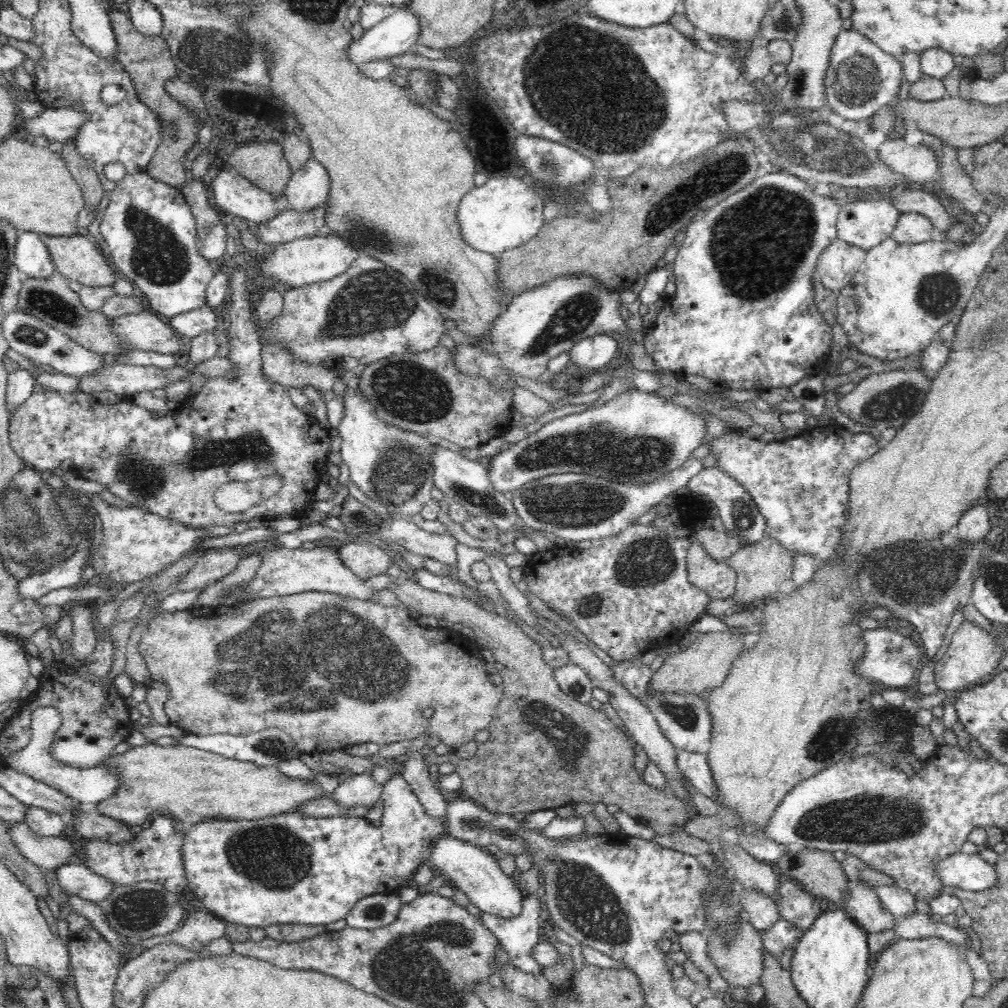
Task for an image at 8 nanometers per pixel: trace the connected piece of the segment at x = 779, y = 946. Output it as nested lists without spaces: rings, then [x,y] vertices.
[[[778,920],[770,930],[762,932],[763,948],[776,959],[782,959],[785,951],[795,947],[803,936],[802,931],[786,920]]]

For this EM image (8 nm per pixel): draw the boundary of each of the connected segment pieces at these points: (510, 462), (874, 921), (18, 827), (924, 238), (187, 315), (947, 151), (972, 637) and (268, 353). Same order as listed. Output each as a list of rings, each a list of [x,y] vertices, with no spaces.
[[[634,389],[618,394],[616,398],[599,408],[552,420],[538,432],[526,436],[524,440],[505,446],[502,452],[485,463],[488,466],[488,477],[492,487],[505,494],[511,494],[528,482],[550,474],[562,473],[590,474],[625,484],[648,484],[685,464],[690,458],[690,453],[704,444],[706,434],[705,420],[694,410],[677,406],[655,393]]]
[[[851,884],[842,904],[845,912],[868,934],[888,931],[895,927],[897,919],[880,903],[876,891],[868,884]]]
[[[26,822],[11,823],[9,835],[18,850],[43,871],[80,860],[78,847],[76,849],[74,843],[62,836],[39,835]]]
[[[902,213],[891,238],[900,244],[920,244],[932,240],[932,221],[922,214]]]
[[[207,304],[171,316],[167,321],[180,338],[192,338],[193,340],[198,335],[214,331],[216,328],[216,314]]]
[[[927,132],[922,134],[922,143],[931,148],[936,155],[942,177],[940,188],[947,196],[957,200],[966,208],[966,212],[972,212],[972,215],[990,214],[993,210],[992,205],[986,203],[985,198],[974,188],[971,176],[958,162],[958,148],[946,144]]]
[[[964,620],[953,634],[945,655],[935,664],[933,676],[938,689],[952,696],[960,690],[984,682],[993,675],[999,665],[1001,654],[1001,642],[995,636]]]
[[[264,340],[261,357],[263,375],[285,387],[296,387],[302,390],[306,386],[312,386],[324,394],[332,390],[340,373],[328,369],[324,364],[311,366],[307,362],[301,362],[277,342],[269,344]]]

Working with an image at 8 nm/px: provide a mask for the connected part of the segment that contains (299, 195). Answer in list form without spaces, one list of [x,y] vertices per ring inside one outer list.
[[[311,157],[288,181],[284,192],[288,208],[302,214],[318,209],[327,201],[330,185],[326,168]]]

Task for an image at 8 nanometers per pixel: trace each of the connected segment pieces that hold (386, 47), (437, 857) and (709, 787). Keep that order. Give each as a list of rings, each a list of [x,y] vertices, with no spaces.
[[[399,8],[392,12],[390,16],[366,29],[362,37],[358,40],[354,39],[347,48],[348,61],[360,67],[365,63],[377,61],[391,61],[393,57],[401,56],[401,54],[410,52],[410,47],[417,44],[420,36],[421,26],[420,21],[409,10],[400,10]]]
[[[447,832],[429,842],[429,866],[446,878],[453,889],[460,889],[482,913],[516,918],[522,914],[524,898],[511,877],[504,874],[498,862],[485,848],[466,842]]]
[[[679,749],[676,752],[676,762],[683,776],[696,788],[713,801],[717,799],[717,790],[710,765],[704,754]]]

